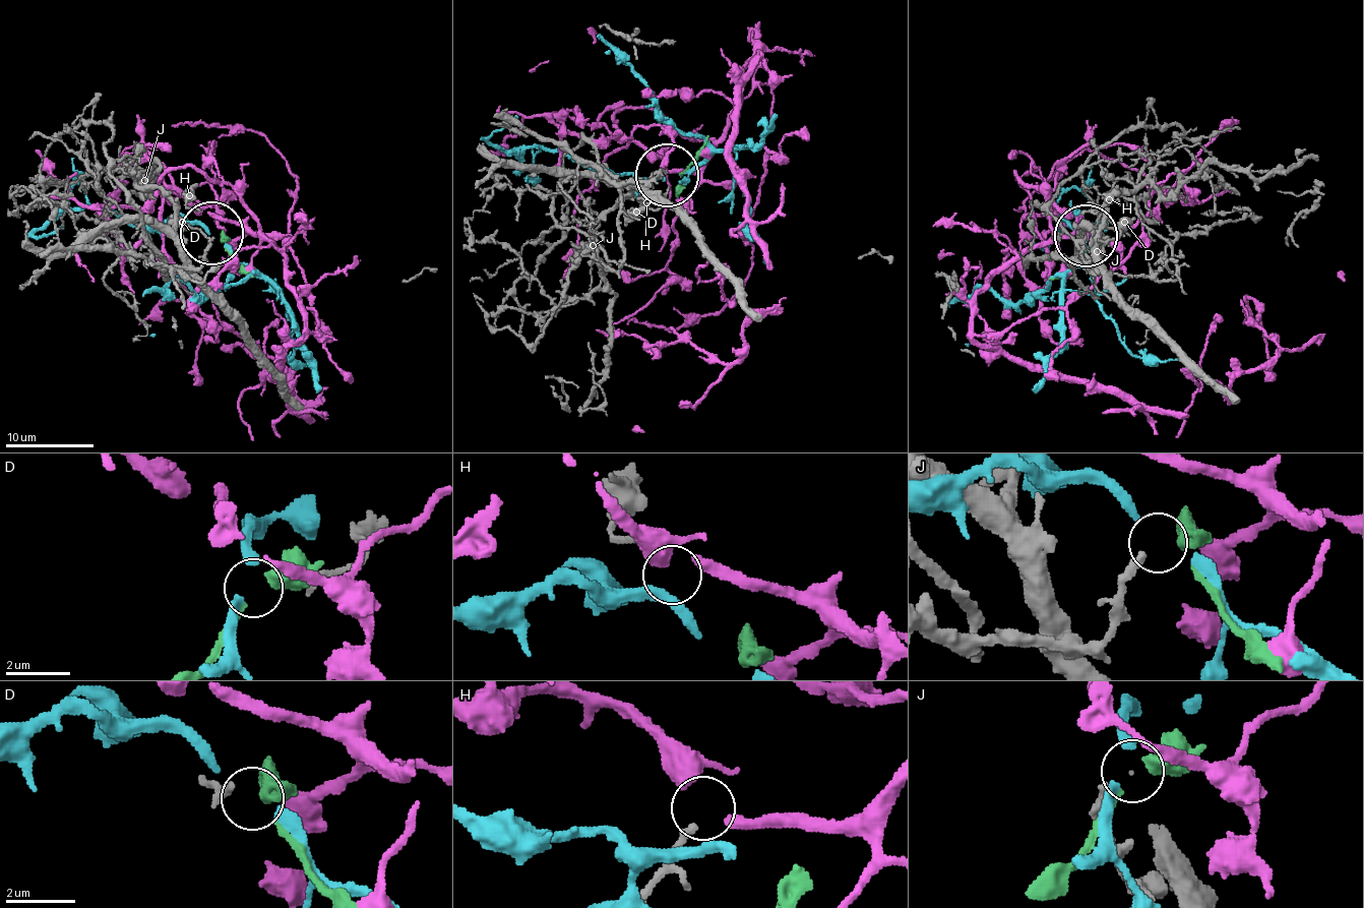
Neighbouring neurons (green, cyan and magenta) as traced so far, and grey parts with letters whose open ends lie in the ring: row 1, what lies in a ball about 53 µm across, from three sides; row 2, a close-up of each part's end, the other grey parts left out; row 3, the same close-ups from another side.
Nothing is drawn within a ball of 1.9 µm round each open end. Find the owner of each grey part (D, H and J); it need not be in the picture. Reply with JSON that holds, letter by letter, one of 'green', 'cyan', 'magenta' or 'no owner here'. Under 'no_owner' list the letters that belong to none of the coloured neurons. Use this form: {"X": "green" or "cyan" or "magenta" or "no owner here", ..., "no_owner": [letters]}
{"D": "no owner here", "H": "no owner here", "J": "no owner here", "no_owner": ["D", "H", "J"]}

